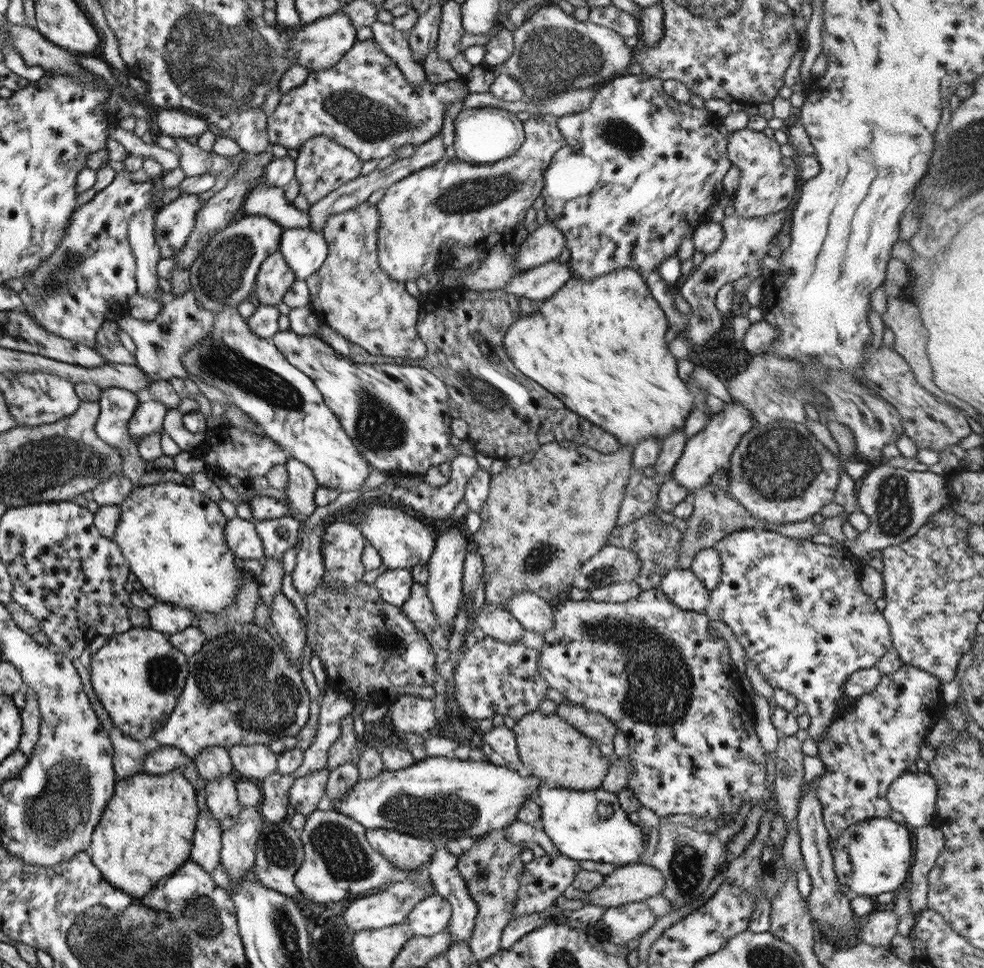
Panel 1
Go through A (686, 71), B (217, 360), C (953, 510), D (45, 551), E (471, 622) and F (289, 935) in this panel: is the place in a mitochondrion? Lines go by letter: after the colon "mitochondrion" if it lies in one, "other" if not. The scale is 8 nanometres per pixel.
A: other
B: mitochondrion
C: other
D: other
E: other
F: mitochondrion

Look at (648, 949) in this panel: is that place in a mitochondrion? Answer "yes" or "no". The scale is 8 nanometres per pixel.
no

